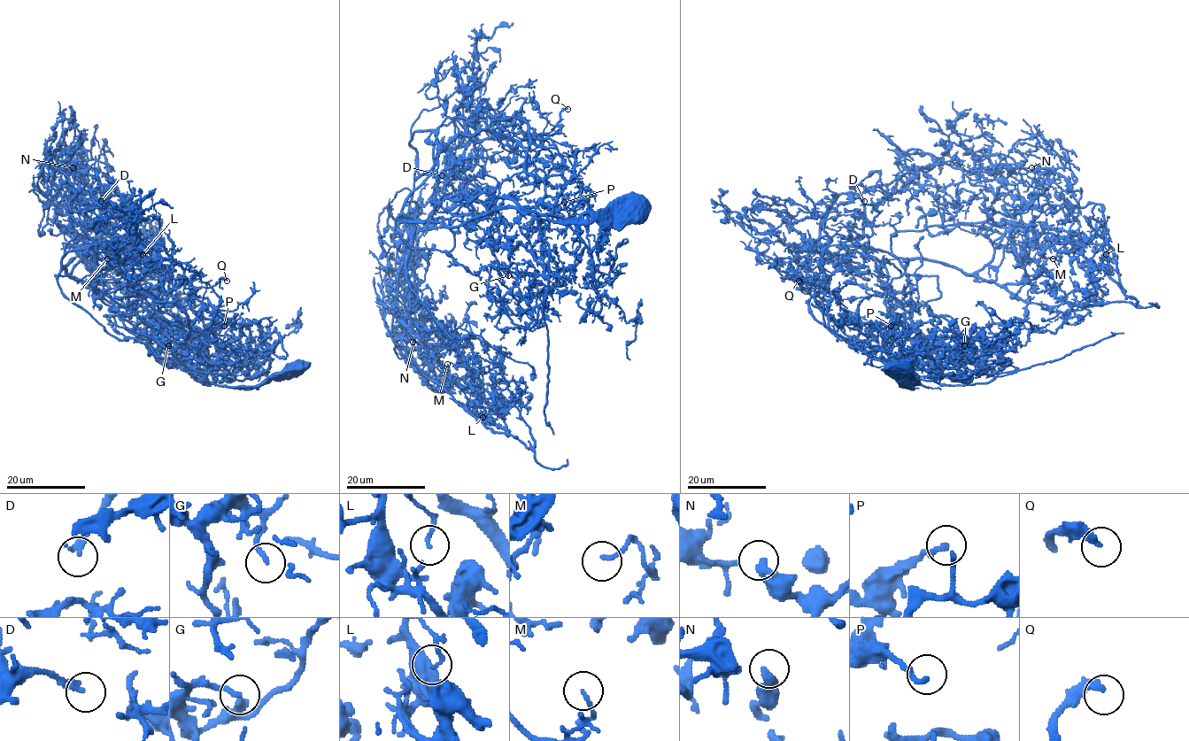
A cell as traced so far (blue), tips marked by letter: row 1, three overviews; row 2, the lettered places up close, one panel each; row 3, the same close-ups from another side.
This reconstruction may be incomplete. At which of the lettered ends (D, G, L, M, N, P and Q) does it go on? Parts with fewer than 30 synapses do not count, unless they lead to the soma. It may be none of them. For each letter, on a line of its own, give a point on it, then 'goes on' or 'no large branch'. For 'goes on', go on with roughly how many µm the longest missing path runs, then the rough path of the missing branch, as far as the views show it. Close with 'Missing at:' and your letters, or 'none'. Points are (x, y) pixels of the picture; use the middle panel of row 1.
D: at (442, 175); no large branch
G: at (508, 275); no large branch
L: at (482, 417); no large branch
M: at (447, 364); no large branch
N: at (413, 342); no large branch
P: at (564, 202); no large branch
Q: at (567, 109); no large branch
Missing at: none

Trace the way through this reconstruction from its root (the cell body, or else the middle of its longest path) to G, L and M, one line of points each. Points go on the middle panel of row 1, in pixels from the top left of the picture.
G: (632, 214), (528, 212), (544, 271), (529, 298), (517, 266), (496, 261), (508, 275)
L: (632, 214), (398, 218), (413, 221), (409, 286), (445, 345), (435, 378), (467, 387), (482, 417)
M: (632, 214), (400, 216), (413, 221), (409, 286), (445, 345), (433, 364), (447, 364)

